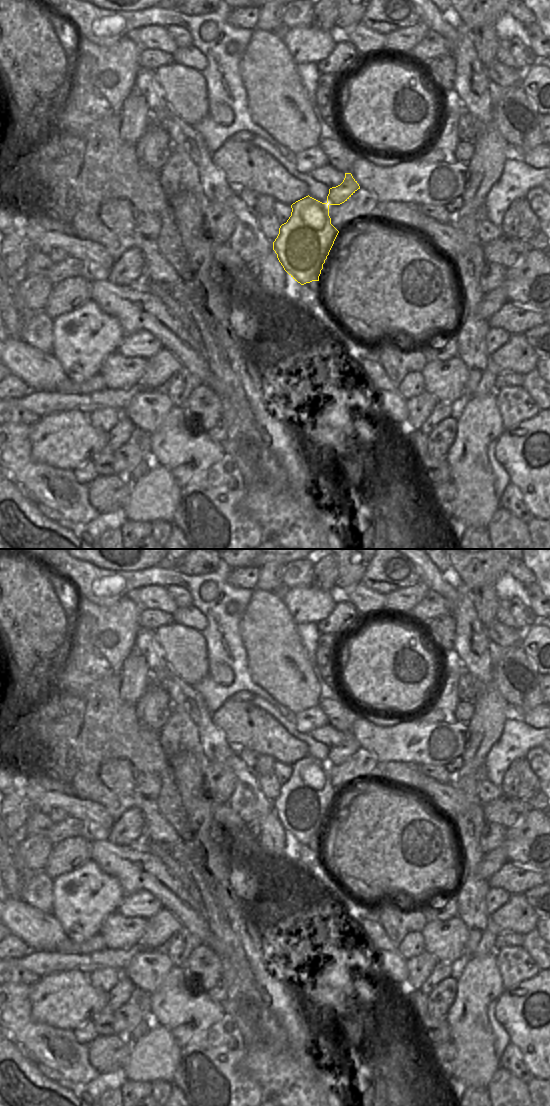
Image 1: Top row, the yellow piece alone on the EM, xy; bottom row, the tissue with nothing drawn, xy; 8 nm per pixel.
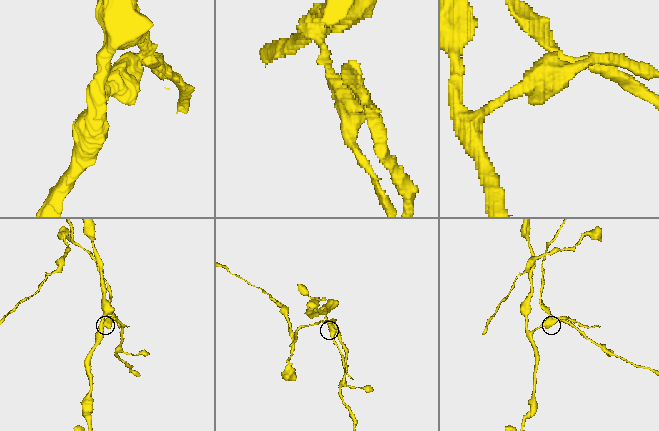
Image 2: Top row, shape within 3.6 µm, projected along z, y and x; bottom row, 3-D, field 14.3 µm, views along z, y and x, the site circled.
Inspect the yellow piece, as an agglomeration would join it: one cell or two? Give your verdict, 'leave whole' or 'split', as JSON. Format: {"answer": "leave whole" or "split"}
{"answer": "split"}

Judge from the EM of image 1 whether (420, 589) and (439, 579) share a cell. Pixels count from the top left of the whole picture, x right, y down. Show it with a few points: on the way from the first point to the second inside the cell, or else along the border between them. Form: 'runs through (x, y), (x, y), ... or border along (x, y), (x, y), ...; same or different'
border along (421, 580), (429, 590); different

